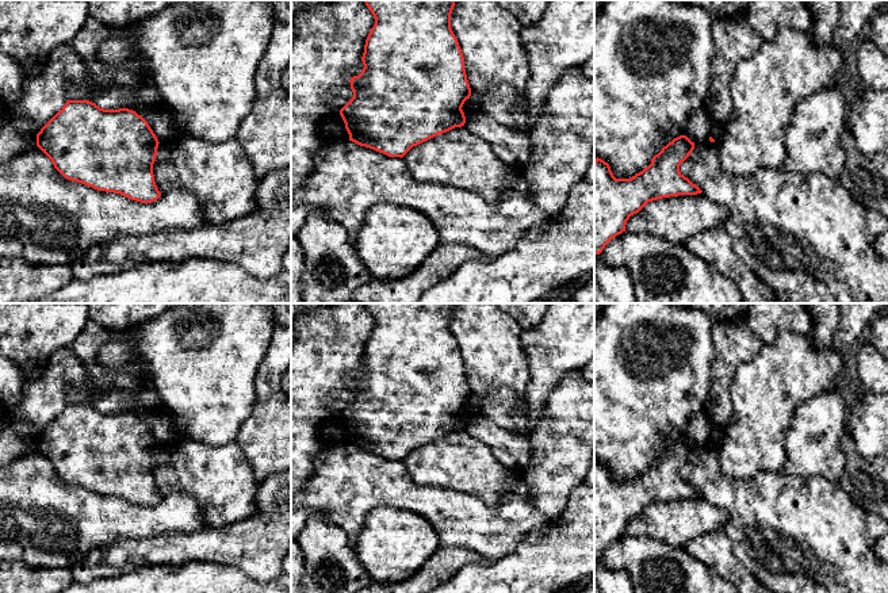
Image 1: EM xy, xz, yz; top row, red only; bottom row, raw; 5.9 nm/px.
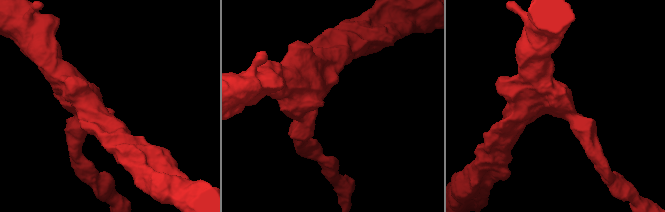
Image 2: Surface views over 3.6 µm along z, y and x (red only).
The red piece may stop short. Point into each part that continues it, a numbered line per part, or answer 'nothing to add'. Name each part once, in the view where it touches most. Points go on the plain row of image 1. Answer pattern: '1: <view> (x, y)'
nothing to add

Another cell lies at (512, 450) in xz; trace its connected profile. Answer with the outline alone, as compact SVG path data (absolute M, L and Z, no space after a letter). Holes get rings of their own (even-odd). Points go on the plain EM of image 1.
M476 420L466 424L464 429L485 443L502 464L523 471L531 463L528 437L505 431L490 420Z

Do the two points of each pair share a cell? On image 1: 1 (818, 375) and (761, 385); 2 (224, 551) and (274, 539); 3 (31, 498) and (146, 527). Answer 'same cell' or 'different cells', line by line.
1: same cell
2: same cell
3: same cell

